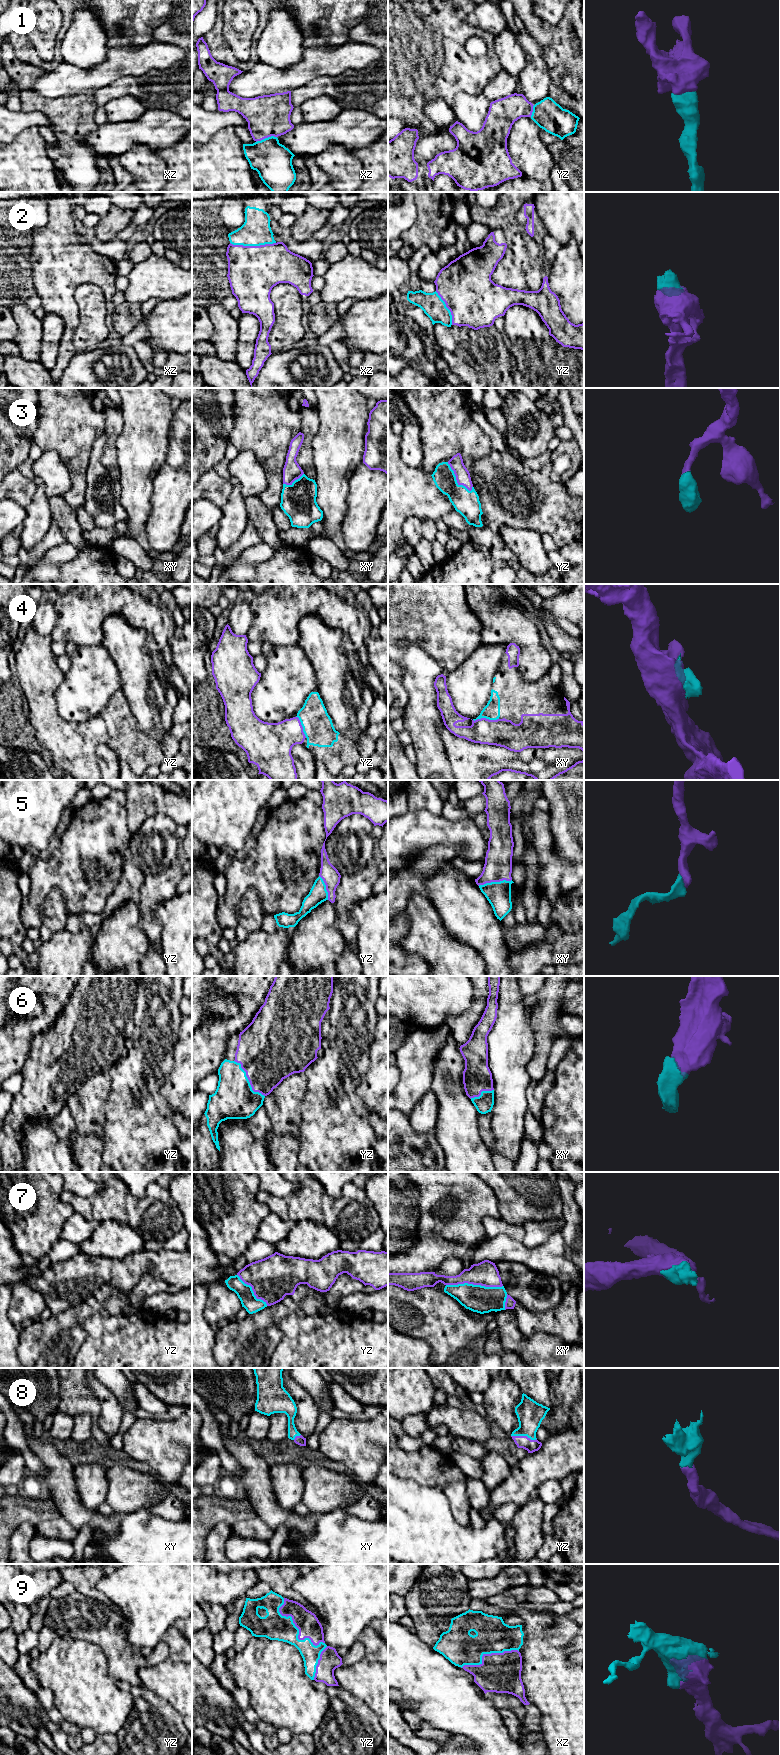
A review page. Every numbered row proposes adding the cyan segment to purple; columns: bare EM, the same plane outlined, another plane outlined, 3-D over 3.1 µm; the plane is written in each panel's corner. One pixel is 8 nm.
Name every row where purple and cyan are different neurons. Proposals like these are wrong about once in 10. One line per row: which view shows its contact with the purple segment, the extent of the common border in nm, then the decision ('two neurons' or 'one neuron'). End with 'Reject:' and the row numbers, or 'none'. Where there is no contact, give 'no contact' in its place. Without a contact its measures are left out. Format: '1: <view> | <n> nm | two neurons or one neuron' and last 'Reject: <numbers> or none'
1: xz | 180 nm | one neuron
2: xz | 360 nm | one neuron
3: yz | 300 nm | one neuron
4: xy | 200 nm | one neuron
5: xy | 280 nm | one neuron
6: yz | 380 nm | one neuron
7: xy | 460 nm | one neuron
8: yz | 220 nm | one neuron
9: yz | 500 nm | one neuron
Reject: none

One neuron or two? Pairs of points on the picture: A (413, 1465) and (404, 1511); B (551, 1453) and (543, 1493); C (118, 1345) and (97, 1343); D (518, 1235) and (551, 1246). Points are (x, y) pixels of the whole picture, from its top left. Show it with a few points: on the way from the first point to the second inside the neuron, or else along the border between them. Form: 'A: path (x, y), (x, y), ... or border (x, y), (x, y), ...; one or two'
A: border (398, 1477), (413, 1479), (420, 1484), (432, 1487); two
B: border (560, 1481), (545, 1480), (534, 1494); two
C: path (113, 1345), (102, 1345); one
D: border (498, 1235), (505, 1234), (521, 1242); two

